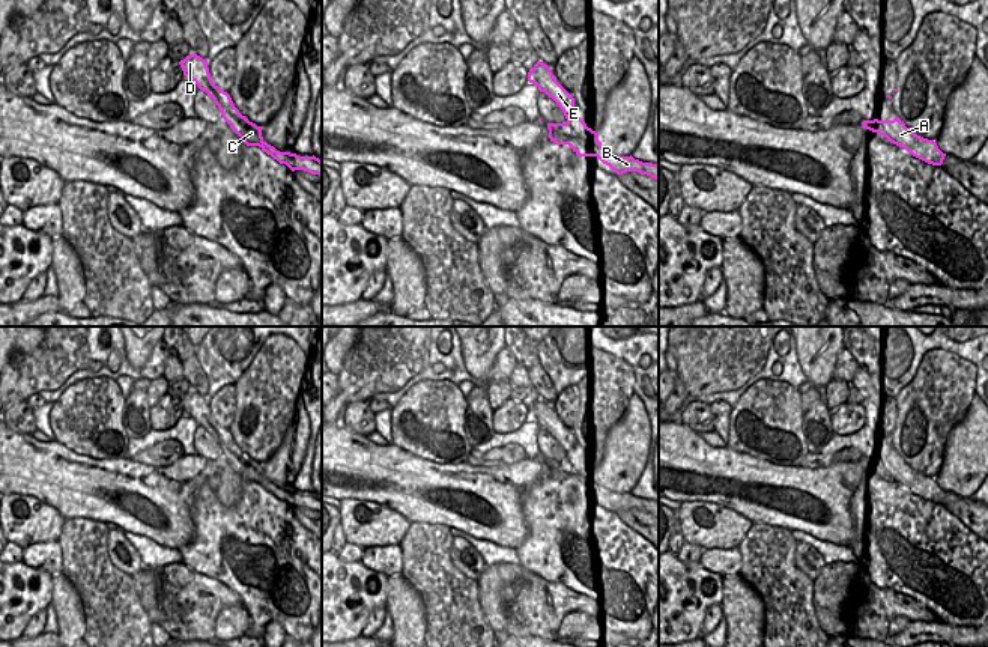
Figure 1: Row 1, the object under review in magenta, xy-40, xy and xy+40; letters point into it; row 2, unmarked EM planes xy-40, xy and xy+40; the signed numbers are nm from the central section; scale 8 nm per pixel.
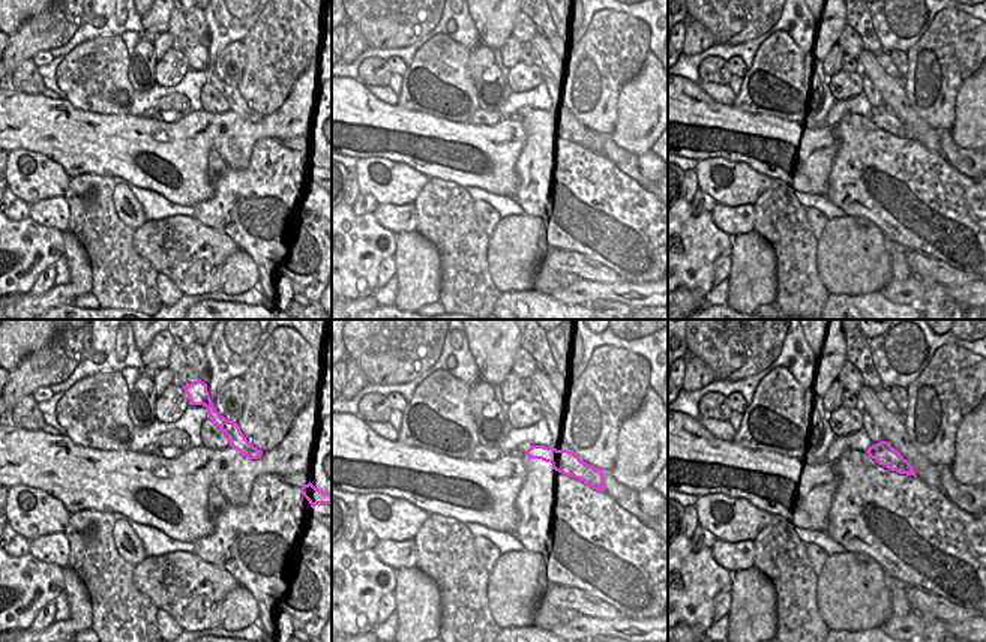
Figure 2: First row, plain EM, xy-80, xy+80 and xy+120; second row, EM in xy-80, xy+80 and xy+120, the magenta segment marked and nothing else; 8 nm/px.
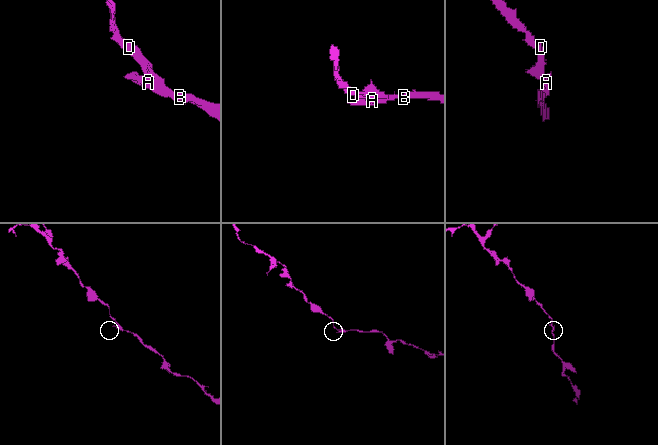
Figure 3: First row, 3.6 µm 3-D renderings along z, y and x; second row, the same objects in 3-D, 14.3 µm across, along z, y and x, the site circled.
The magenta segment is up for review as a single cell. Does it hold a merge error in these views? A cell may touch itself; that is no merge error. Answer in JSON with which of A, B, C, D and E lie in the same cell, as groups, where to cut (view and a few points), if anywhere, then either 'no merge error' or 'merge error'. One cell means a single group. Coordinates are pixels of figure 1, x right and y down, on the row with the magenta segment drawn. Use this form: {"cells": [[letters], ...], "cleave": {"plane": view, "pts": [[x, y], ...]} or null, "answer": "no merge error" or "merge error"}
{"cells": [["A", "B", "C", "D", "E"]], "cleave": null, "answer": "no merge error"}

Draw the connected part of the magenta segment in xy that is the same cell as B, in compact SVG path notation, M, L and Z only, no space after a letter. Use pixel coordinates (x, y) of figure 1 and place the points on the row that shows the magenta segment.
M537 62L528 72L528 81L552 98L567 119L565 123L547 123L550 141L568 144L579 156L597 156L617 175L638 172L659 181L659 164L642 163L632 155L618 156L602 146L599 132L588 128L574 113L574 98L555 80L550 66Z

